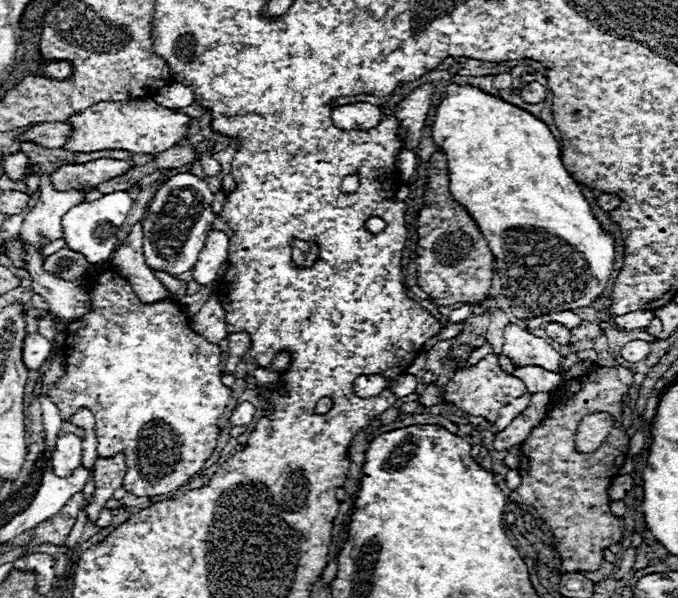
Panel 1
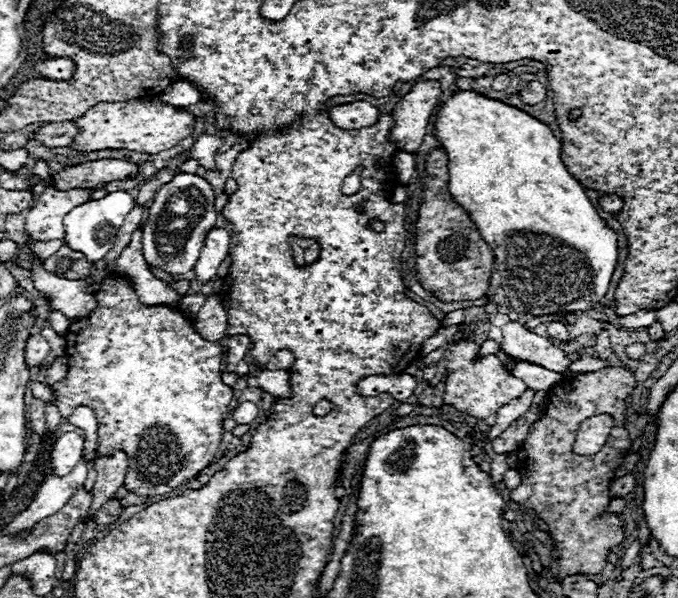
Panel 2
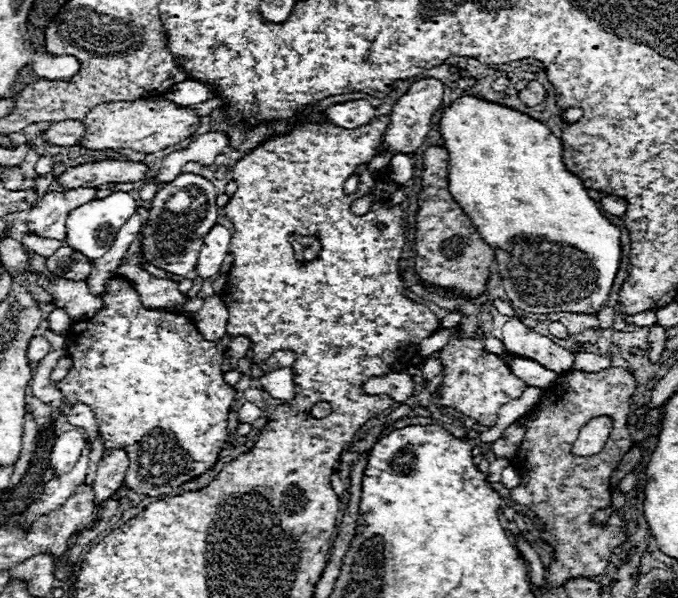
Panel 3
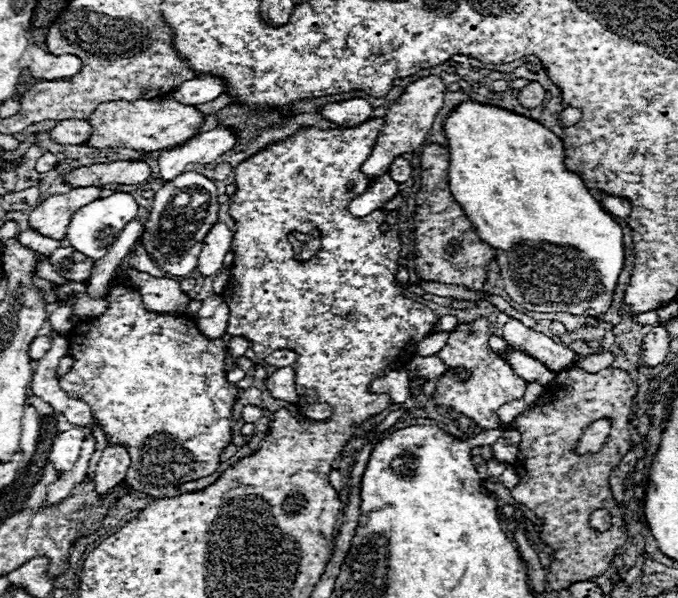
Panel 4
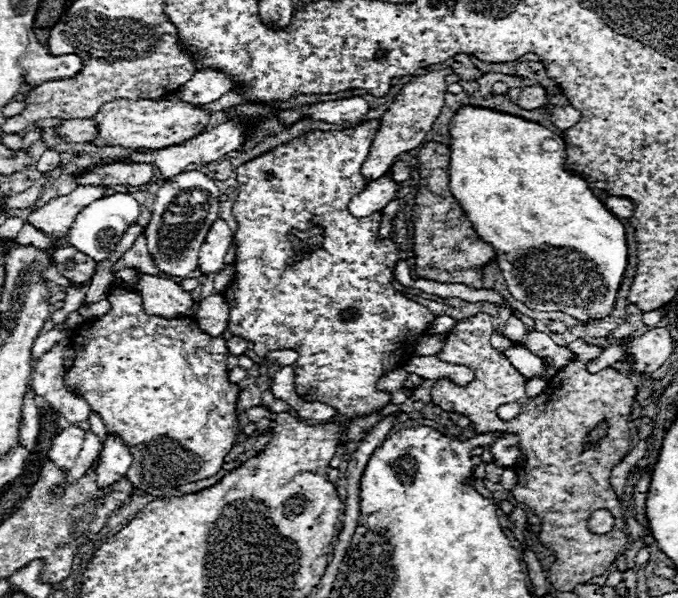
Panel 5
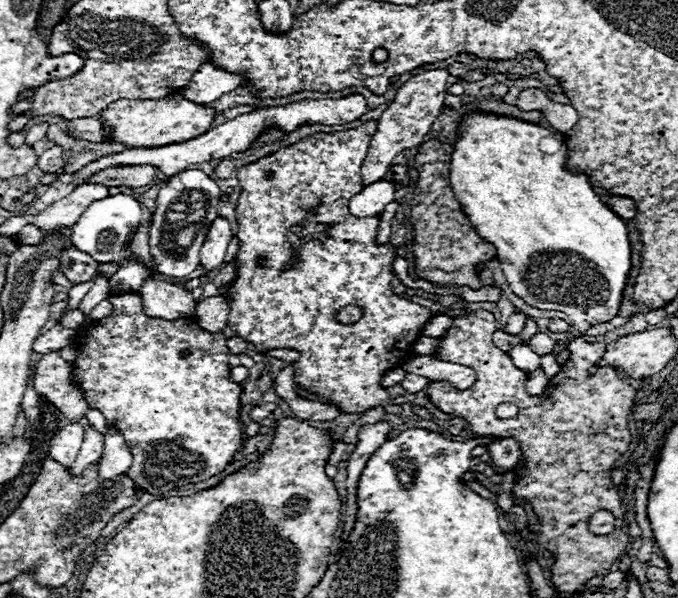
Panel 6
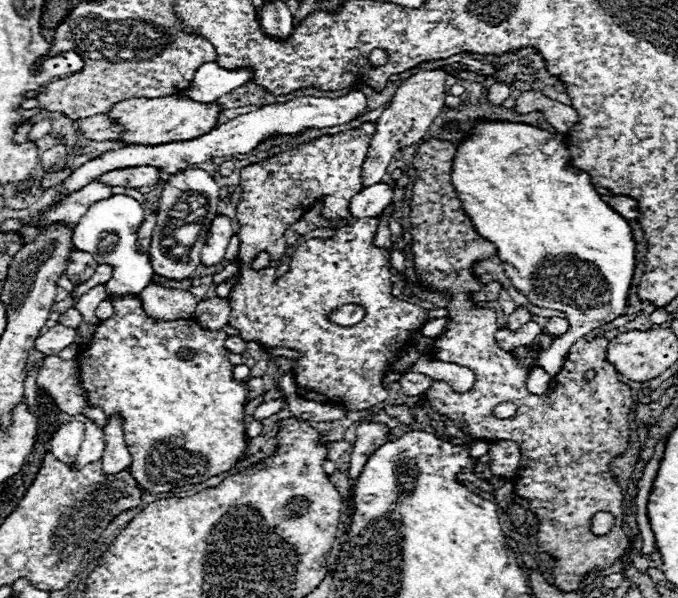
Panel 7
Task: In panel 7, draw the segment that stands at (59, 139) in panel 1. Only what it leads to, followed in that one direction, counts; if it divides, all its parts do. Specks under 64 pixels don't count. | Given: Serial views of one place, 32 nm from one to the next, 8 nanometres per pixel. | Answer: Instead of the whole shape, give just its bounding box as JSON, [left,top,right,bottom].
[78,114,120,140]

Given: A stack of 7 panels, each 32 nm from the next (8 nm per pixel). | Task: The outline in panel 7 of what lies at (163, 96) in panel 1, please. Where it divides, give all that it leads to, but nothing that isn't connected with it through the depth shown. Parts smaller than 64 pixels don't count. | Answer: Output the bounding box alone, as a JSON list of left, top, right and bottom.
[184,62,252,104]

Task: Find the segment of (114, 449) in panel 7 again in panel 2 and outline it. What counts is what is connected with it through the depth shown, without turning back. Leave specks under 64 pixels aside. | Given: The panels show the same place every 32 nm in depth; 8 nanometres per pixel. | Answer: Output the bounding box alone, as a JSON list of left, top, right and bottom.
[90,452,126,520]

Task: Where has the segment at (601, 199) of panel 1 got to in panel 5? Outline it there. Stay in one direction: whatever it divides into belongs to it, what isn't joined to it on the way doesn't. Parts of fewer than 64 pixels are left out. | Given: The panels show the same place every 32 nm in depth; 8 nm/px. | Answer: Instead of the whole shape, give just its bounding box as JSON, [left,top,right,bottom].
[604,196,634,218]

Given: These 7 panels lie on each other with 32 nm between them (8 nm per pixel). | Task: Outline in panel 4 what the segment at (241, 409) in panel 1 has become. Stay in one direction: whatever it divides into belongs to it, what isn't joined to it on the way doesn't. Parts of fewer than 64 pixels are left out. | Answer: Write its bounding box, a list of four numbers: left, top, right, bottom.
[242,404,266,422]

